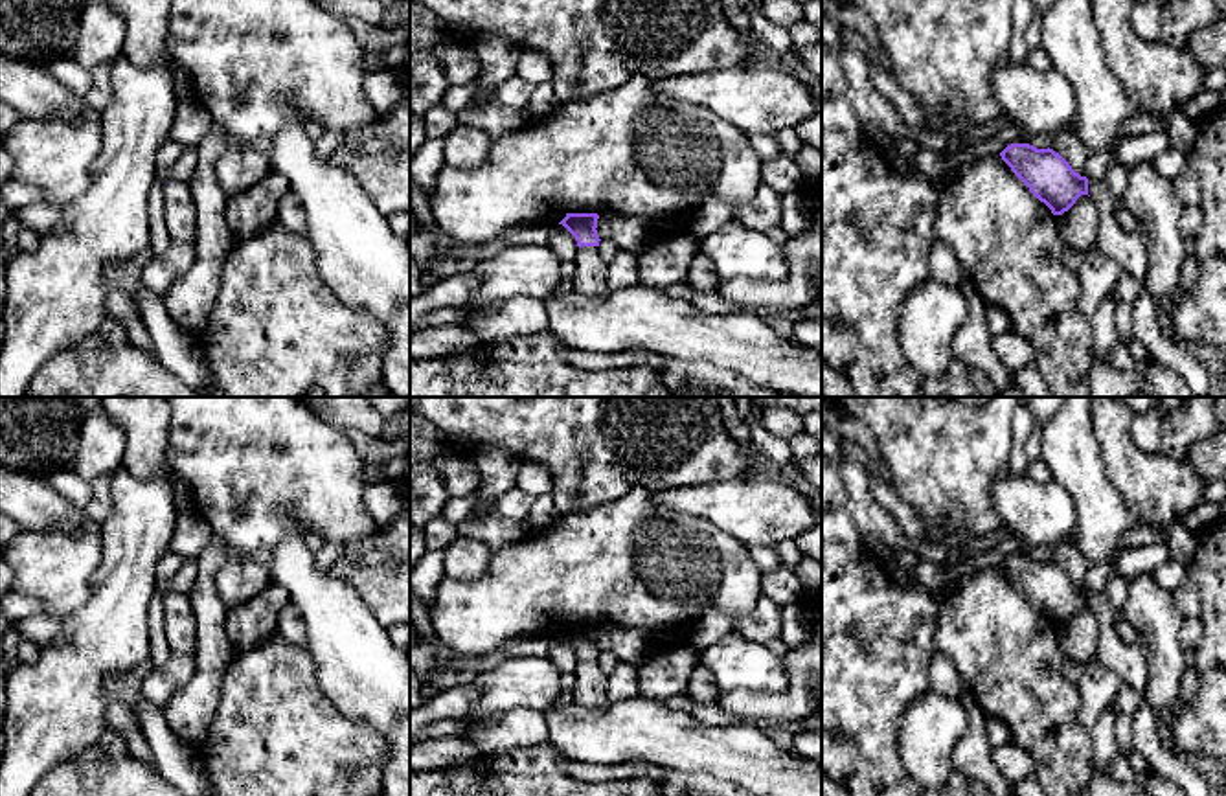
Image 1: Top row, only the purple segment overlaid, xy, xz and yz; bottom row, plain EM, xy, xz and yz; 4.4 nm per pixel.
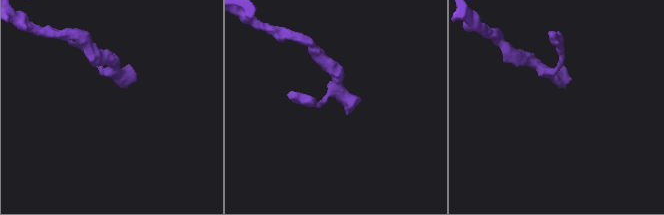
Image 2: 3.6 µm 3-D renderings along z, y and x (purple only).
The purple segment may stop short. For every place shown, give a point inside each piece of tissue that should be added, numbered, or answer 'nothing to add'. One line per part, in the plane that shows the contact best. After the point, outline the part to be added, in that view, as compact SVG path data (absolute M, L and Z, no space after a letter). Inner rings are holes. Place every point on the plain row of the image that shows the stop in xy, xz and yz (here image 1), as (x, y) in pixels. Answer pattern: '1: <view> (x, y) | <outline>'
1: xz (590, 682) | M581 658L575 665L573 702L586 708L605 708L610 704L607 697L607 675L599 667L597 658Z

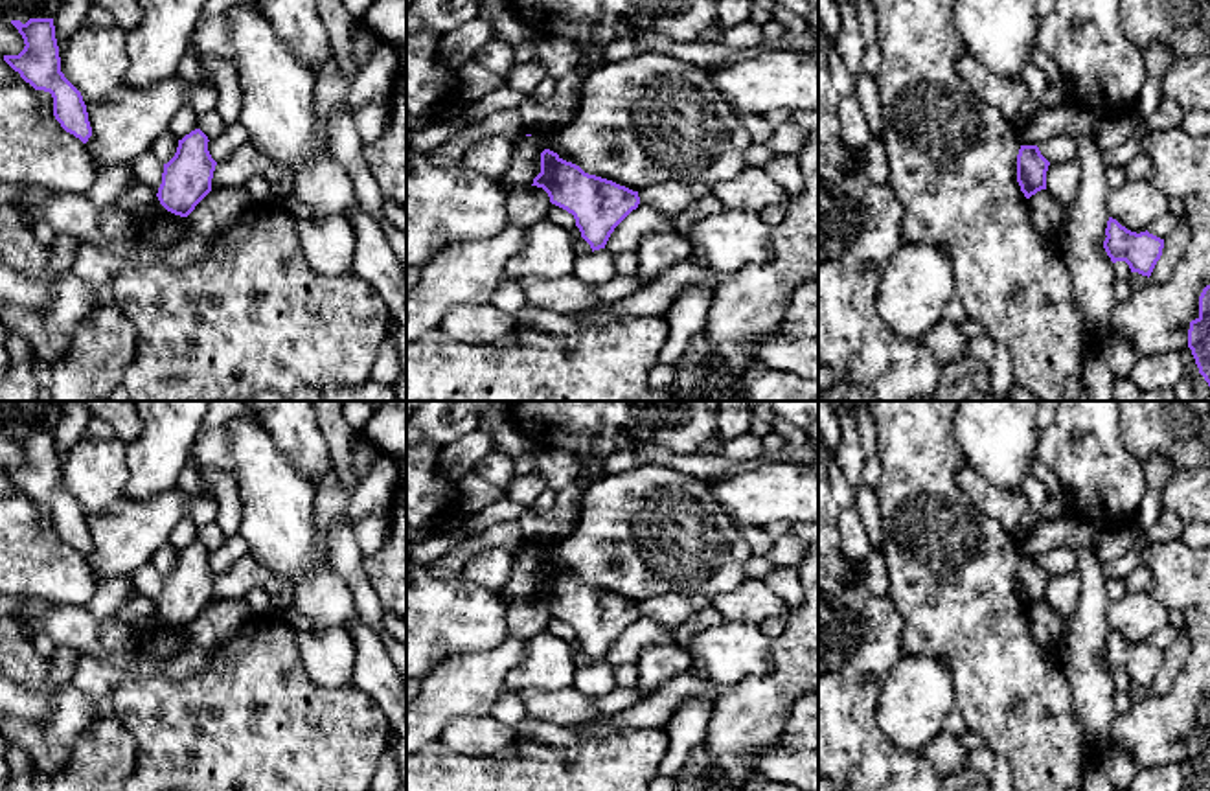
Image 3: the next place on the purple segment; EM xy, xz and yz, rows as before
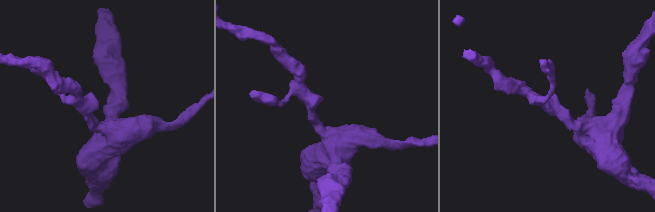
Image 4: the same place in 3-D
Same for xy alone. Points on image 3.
nothing to add

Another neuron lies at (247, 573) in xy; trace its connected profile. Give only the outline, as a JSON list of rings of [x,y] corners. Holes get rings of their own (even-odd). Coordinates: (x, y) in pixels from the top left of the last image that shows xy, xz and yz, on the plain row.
[[[248,552],[235,559],[228,570],[217,574],[211,590],[211,603],[243,598],[254,587],[265,587],[270,579],[272,572]]]

